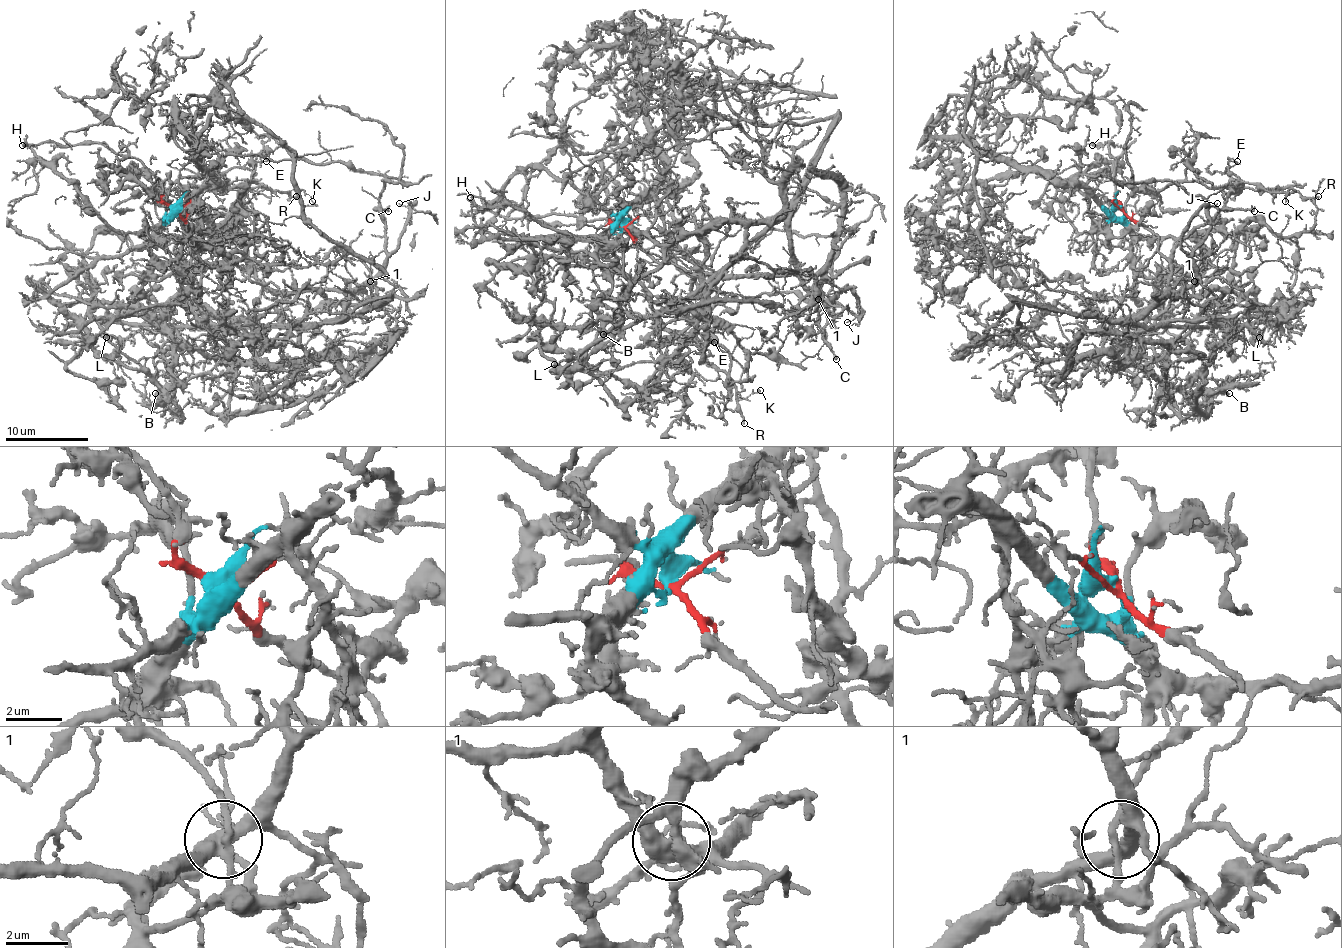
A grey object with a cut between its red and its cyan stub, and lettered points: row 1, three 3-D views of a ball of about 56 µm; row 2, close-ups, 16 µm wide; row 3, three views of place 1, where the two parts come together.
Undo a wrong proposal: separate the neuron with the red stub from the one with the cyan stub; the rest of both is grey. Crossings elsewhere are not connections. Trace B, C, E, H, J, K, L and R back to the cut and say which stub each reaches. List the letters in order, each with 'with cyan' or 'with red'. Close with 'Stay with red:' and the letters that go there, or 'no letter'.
B: with cyan
C: with red
E: with red
H: with red
J: with red
K: with red
L: with cyan
R: with red
Stay with red: C, E, H, J, K, R

